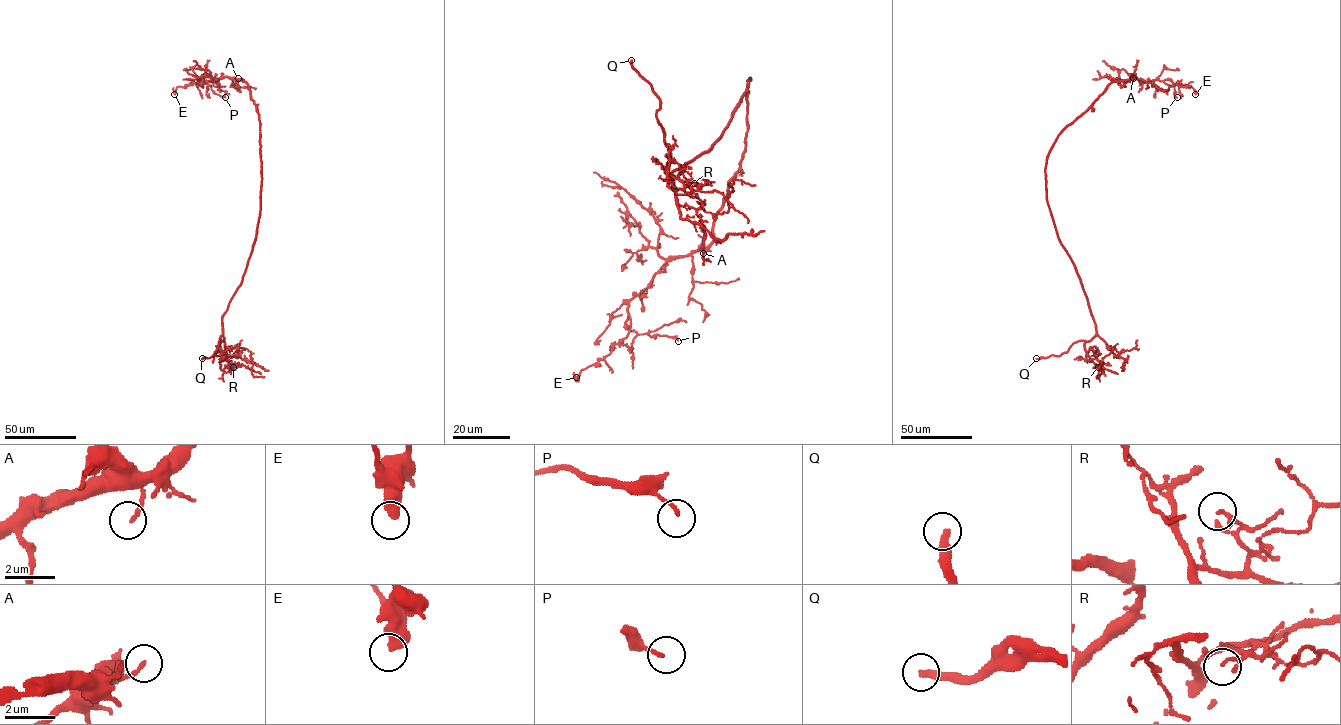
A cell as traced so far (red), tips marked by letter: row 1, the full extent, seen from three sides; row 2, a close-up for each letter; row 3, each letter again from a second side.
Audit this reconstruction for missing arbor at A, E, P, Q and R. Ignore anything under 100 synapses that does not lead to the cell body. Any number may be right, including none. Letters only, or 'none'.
Q

